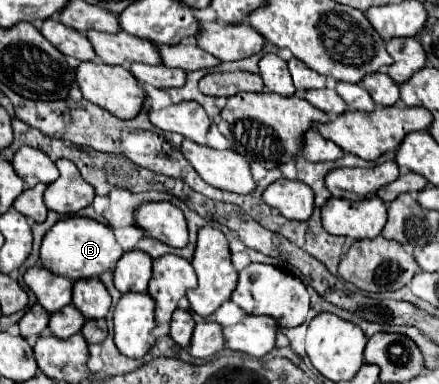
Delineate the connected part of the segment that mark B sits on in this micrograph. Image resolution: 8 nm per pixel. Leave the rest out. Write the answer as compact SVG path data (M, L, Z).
M71 216L59 220L41 242L41 266L53 274L65 276L69 280L93 278L105 270L113 270L115 262L123 256L123 248L117 244L115 234L109 226L81 216Z

